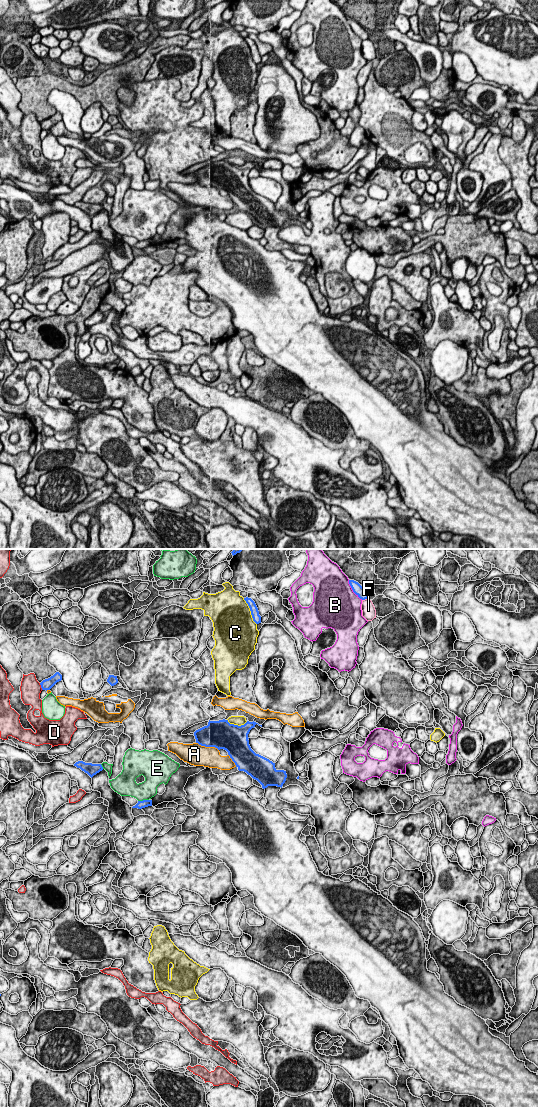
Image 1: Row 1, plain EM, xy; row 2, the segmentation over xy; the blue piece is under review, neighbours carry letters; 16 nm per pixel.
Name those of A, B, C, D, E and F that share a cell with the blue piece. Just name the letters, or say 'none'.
none

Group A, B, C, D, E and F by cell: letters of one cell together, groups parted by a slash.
A / B / C / D / E / F

